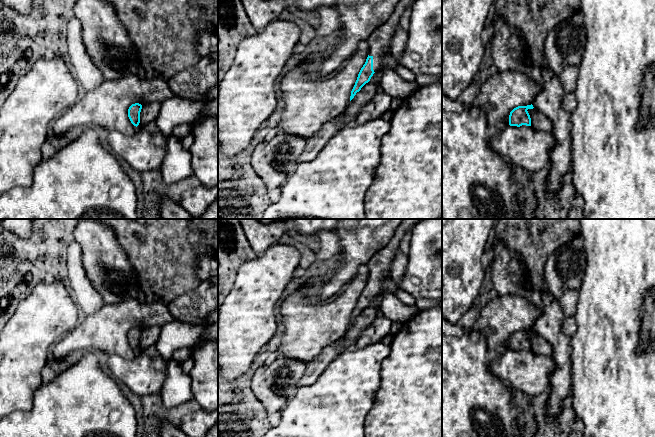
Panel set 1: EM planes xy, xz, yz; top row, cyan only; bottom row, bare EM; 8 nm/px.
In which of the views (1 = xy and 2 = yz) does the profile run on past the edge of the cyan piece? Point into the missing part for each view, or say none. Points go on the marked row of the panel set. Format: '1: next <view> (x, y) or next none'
1: next none
2: next none

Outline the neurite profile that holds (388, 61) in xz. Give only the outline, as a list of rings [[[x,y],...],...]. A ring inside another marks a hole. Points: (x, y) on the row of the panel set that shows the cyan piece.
[[[390,48],[388,49],[387,53],[383,56],[382,62],[381,62],[381,68],[376,71],[370,80],[373,80],[375,83],[380,84],[381,74],[384,69],[391,68],[396,69],[397,63],[391,54]]]

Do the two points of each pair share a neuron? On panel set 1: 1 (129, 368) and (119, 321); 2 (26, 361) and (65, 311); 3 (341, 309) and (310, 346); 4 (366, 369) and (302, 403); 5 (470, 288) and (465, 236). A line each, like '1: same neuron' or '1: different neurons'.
1: different neurons
2: same neuron
3: same neuron
4: same neuron
5: same neuron

